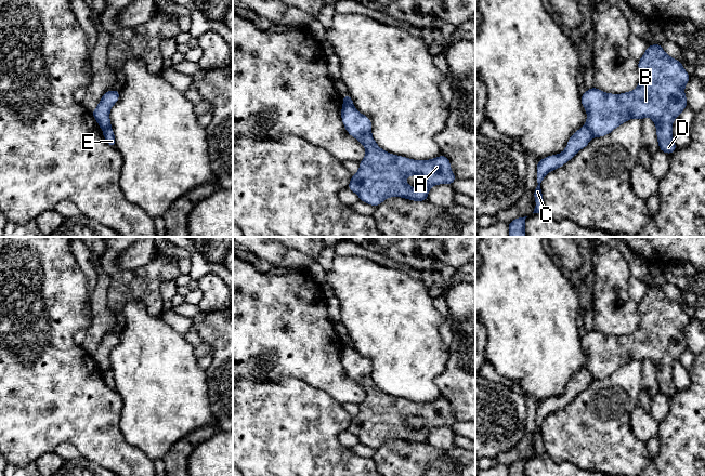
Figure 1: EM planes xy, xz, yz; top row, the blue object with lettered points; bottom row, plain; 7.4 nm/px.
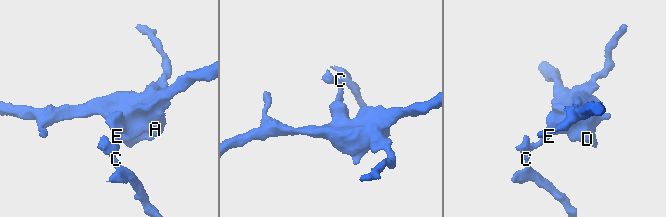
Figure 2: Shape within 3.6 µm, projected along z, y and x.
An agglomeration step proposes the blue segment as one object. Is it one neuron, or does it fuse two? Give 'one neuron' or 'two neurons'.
two neurons

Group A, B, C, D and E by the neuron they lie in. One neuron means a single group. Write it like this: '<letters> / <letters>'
A B D / C E

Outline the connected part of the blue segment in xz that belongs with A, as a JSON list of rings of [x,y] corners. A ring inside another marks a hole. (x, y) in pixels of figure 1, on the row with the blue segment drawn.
[[[343,103],[341,119],[347,132],[365,147],[365,158],[358,162],[360,170],[348,185],[361,201],[376,208],[390,197],[425,201],[434,185],[452,185],[456,180],[451,161],[444,155],[414,160],[381,149],[373,137],[371,120],[354,106]],[[412,175],[422,176],[425,184],[420,188],[408,185],[405,180]]]

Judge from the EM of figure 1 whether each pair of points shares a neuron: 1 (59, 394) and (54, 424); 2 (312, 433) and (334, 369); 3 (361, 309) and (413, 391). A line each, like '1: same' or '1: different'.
1: same
2: different
3: same

